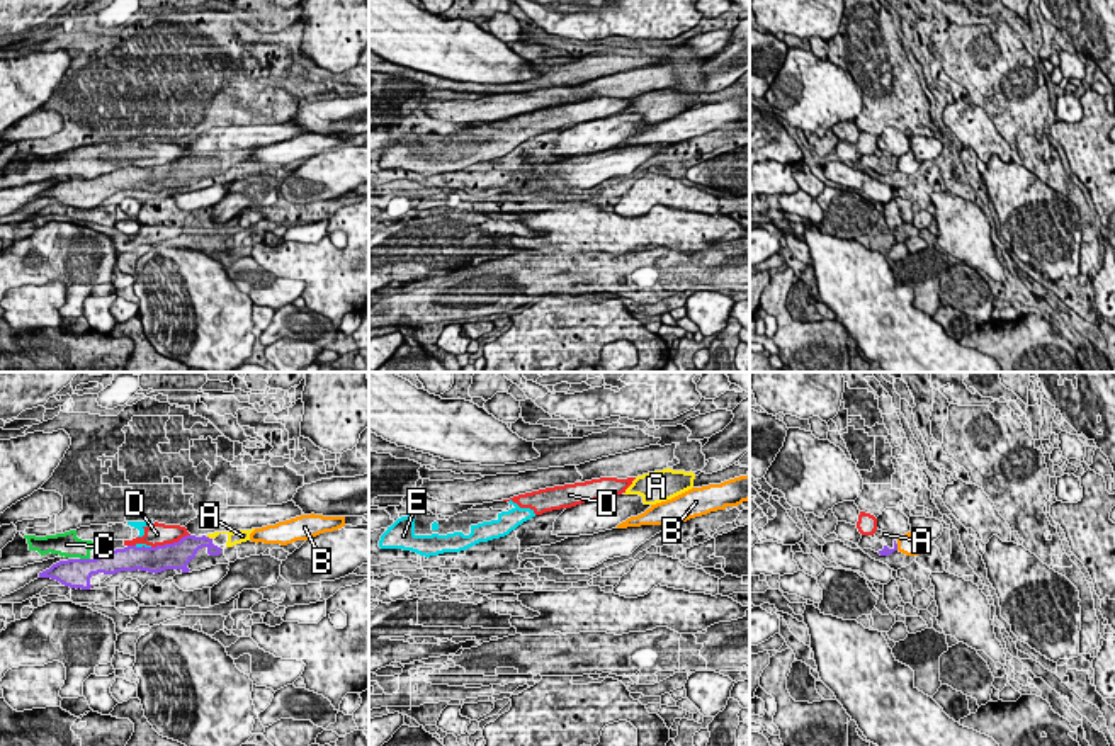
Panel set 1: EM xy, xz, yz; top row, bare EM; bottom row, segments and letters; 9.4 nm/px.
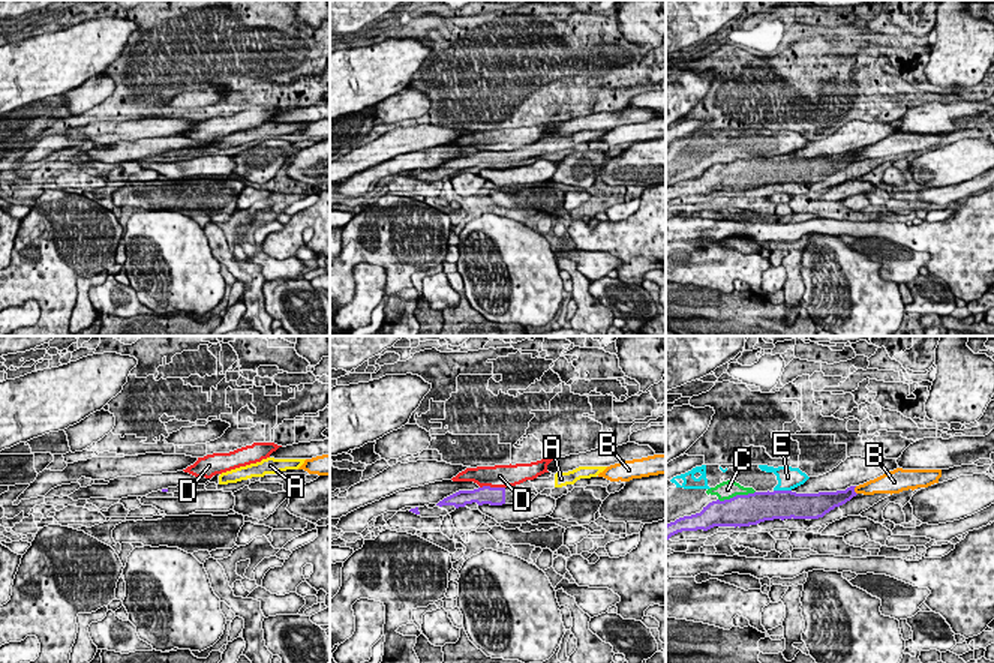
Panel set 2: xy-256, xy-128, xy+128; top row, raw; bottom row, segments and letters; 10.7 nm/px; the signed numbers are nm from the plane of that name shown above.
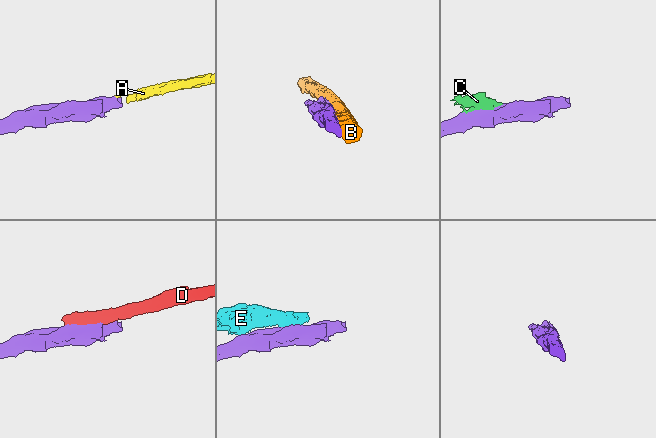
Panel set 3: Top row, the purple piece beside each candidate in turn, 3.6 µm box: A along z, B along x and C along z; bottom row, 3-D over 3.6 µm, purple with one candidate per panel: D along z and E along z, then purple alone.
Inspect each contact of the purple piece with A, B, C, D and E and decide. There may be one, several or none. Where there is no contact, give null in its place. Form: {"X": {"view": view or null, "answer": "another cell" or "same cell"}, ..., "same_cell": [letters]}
{"A": {"view": "xy", "answer": "same cell"}, "B": {"view": "yz", "answer": "another cell"}, "C": {"view": "xy", "answer": "another cell"}, "D": {"view": "xy", "answer": "another cell"}, "E": {"view": "xy", "answer": "another cell"}, "same_cell": ["A"]}

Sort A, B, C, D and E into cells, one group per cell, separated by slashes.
A / B / C D E

